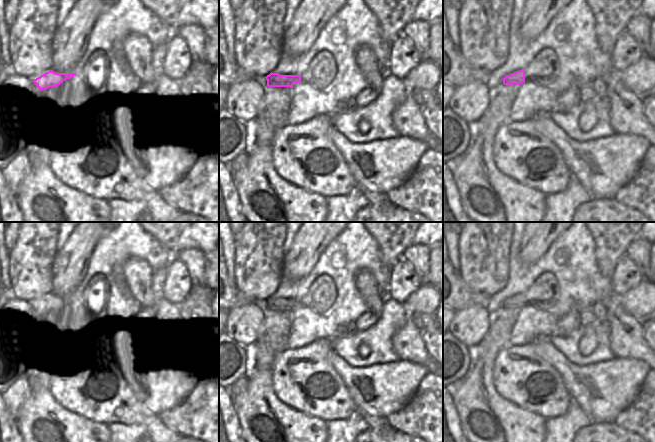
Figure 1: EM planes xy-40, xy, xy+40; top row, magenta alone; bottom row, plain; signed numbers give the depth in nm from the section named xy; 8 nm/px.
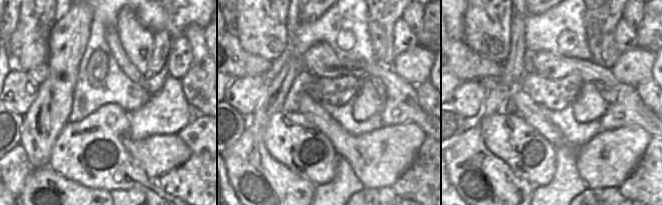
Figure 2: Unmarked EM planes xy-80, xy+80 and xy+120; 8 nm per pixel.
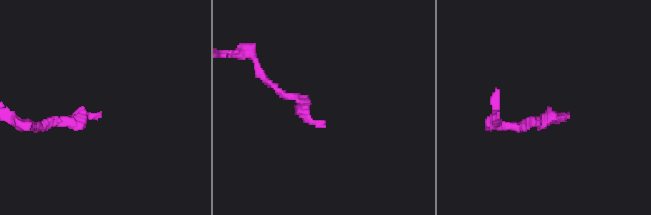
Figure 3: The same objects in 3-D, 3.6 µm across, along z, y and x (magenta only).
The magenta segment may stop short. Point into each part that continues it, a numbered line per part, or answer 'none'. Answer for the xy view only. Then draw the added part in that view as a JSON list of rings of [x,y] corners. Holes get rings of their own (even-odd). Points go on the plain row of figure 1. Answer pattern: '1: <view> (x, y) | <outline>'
1: xy (322, 297) | [[[322,275],[311,284],[307,294],[301,298],[304,305],[320,315],[330,315],[341,304],[337,286],[328,275]]]

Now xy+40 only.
1: xy+40 (545, 293) | [[[552,273],[540,275],[525,293],[525,305],[548,311],[559,304],[563,292]]]

